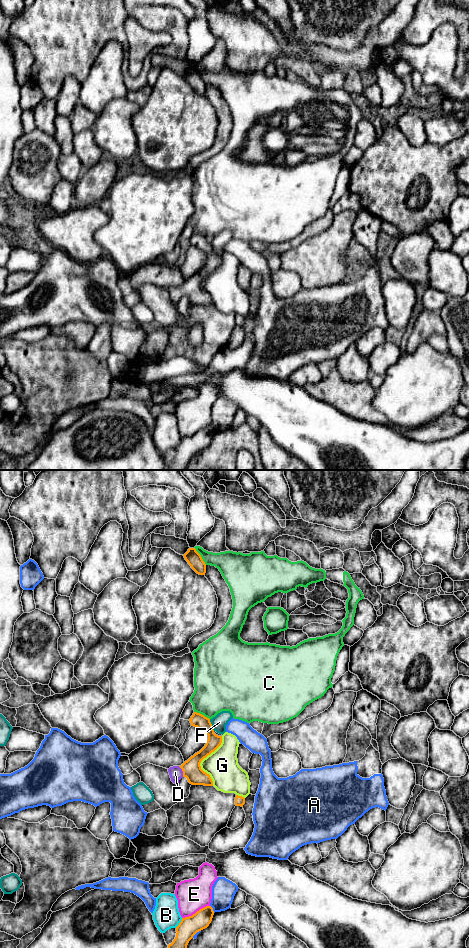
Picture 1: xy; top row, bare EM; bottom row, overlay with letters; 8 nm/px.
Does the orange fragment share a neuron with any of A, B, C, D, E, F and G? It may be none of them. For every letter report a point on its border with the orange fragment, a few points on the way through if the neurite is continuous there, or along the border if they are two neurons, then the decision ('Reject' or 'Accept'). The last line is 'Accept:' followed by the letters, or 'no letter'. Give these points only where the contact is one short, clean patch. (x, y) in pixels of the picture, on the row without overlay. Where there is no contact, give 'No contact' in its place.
A: Touches orange at xy (212, 429). Reject
B: Touches orange at xy (179, 443). Reject
C: Touches orange at xy (200, 76). Reject
D: Touches orange at xy (182, 290). Path across: xy (191, 288), (182, 290), (175, 292). Accept
E: Touches orange at xy (196, 432). Reject
F: Touches orange at xy (211, 245). Boundary: xy (209, 239), (214, 250). Reject
G: Touches orange at xy (202, 279). Reject
Accept: D

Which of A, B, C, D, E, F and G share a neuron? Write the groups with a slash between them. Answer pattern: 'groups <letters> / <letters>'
groups A / B / C / D / E / F / G

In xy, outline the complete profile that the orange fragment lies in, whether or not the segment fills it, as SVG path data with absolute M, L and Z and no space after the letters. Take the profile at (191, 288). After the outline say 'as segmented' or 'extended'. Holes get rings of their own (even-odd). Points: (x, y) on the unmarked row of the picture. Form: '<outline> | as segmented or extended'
M194 232L189 239L191 246L197 247L208 255L205 266L181 286L173 286L168 289L171 301L178 305L182 297L186 297L192 305L213 306L213 301L209 294L201 289L201 281L214 272L222 263L222 256L214 253L210 239L204 235Z | extended

